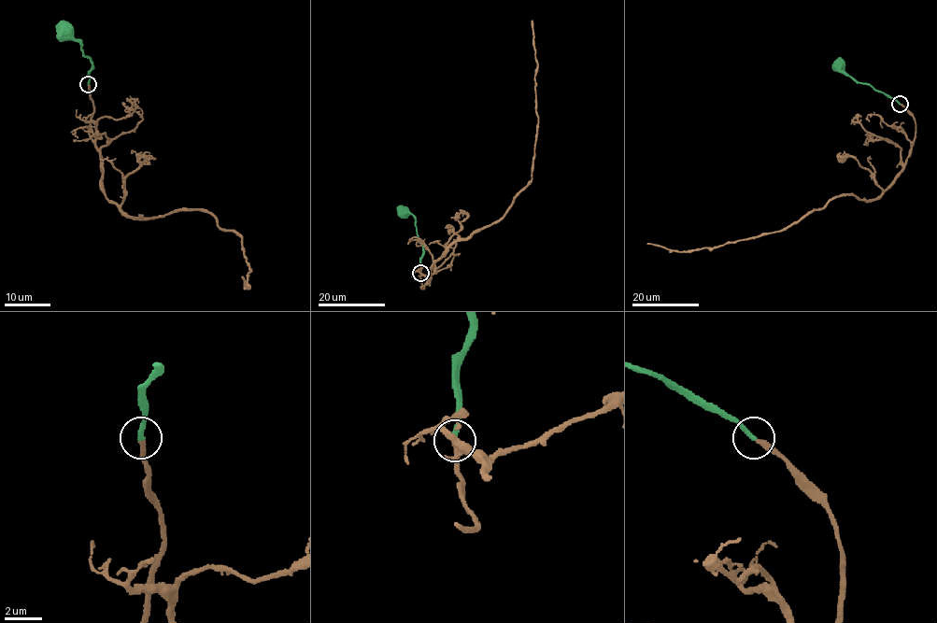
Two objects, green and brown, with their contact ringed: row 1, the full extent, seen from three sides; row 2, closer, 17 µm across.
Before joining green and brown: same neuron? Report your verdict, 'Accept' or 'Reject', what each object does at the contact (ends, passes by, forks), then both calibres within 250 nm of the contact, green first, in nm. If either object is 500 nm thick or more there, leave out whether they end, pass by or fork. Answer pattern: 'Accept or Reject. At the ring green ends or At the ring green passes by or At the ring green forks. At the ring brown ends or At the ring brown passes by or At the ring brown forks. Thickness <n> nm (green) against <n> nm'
Accept. At the ring green ends. At the ring brown ends. Thickness 240 nm (green) against 300 nm

